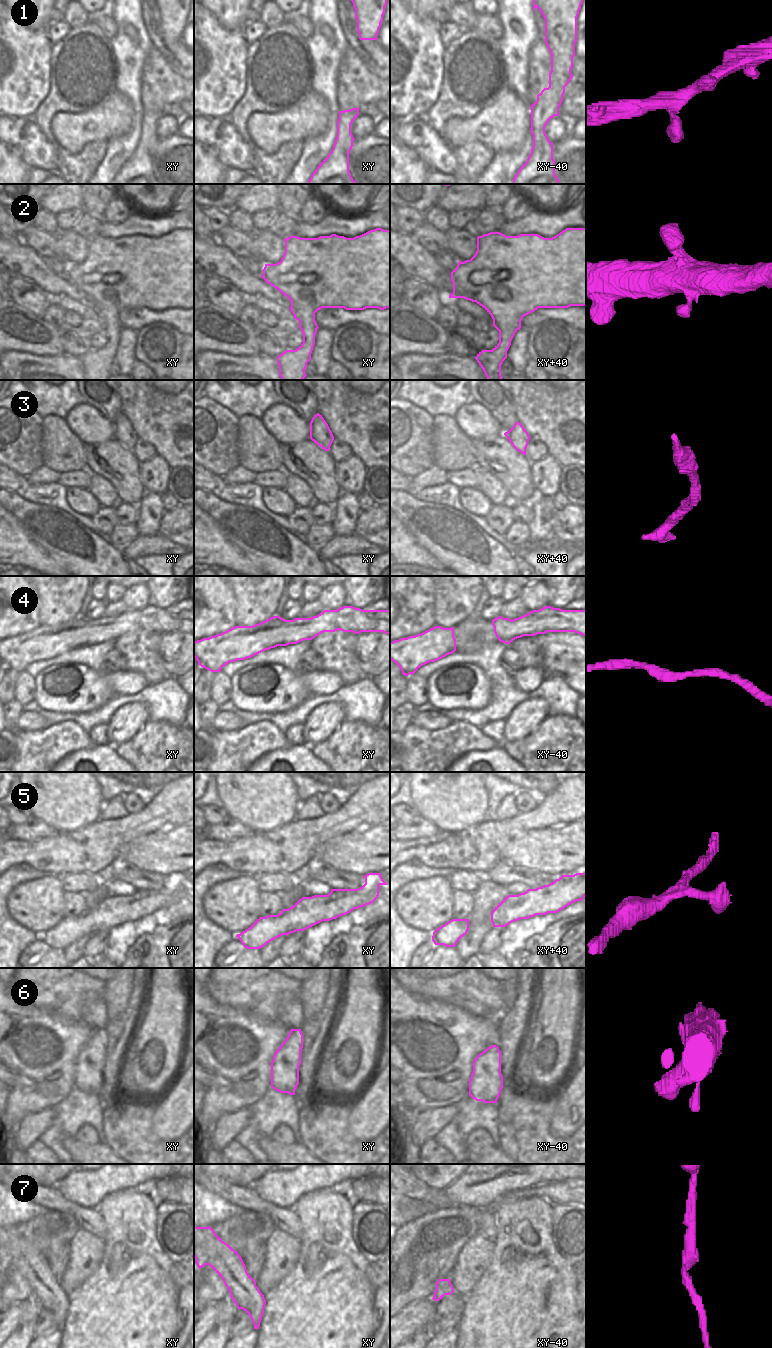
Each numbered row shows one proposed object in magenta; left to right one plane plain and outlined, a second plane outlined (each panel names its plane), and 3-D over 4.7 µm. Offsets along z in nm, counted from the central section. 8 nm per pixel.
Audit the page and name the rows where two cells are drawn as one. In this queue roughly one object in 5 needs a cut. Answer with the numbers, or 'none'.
none

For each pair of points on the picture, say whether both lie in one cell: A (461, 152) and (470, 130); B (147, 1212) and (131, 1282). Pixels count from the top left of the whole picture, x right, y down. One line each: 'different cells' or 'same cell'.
A: different cells
B: same cell

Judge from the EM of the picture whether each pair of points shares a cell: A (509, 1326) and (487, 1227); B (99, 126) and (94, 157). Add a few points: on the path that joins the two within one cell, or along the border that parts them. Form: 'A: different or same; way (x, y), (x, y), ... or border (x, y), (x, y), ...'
A: different; border (494, 1214), (497, 1228), (497, 1235), (494, 1239)
B: different; border (106, 141), (88, 142), (77, 154)

